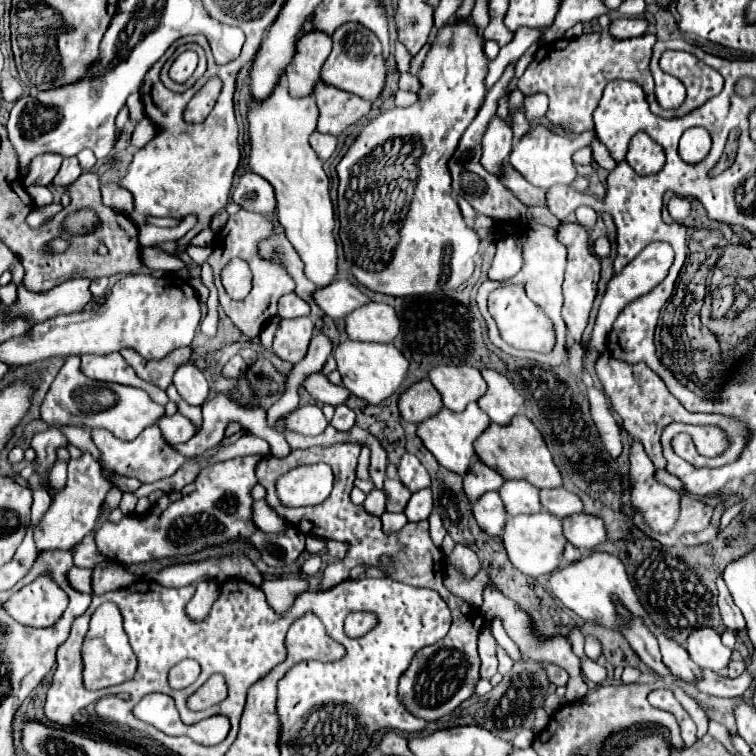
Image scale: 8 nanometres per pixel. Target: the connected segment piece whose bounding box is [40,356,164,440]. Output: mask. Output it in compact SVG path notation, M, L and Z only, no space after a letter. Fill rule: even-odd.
M70 356L66 364L60 368L40 408L40 418L48 426L82 426L84 424L84 428L88 430L104 428L120 440L134 440L144 428L152 426L162 416L164 416L164 406L152 402L144 390L122 386L122 384L104 384L84 376L80 372L80 358L76 356Z

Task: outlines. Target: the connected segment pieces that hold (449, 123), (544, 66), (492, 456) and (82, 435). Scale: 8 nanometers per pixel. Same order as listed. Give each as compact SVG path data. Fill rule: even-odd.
M468 22L448 24L438 30L434 44L418 72L422 82L420 98L410 108L392 108L370 120L360 132L348 154L338 164L338 210L340 210L340 240L344 256L352 264L352 274L368 290L390 296L418 296L438 290L450 290L464 284L474 272L474 256L478 252L480 238L466 226L458 202L452 196L448 160L456 150L456 144L486 94L484 78L488 60L482 50L482 36L476 26ZM408 180L416 180L414 194L406 216L400 222L400 202L406 202Z
M604 30L582 34L576 40L556 40L544 46L540 60L534 58L530 62L530 68L526 68L526 72L518 78L516 88L522 90L526 96L544 92L550 98L546 118L552 124L558 124L566 132L574 132L574 134L582 134L586 130L592 132L594 130L592 112L596 110L604 86L610 80L618 80L618 78L638 80L638 84L646 86L646 92L654 90L654 80L652 74L648 72L648 60L654 42L656 42L654 34L618 40Z
M516 416L508 426L490 424L490 428L474 444L478 458L488 464L492 470L500 472L506 480L526 480L536 488L560 488L562 476L556 464L552 462L550 450L538 432L538 428L526 418Z
M60 428L60 430L66 432L66 438L70 440L70 444L78 446L80 450L88 450L100 462L100 450L92 444L92 436L88 430L82 430L82 428Z

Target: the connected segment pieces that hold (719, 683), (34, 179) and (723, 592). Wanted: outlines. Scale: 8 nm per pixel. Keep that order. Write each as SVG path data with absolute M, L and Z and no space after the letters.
M702 670L702 678L692 684L698 692L706 692L712 696L724 696L724 698L734 698L740 696L752 682L752 676L744 672L738 678L728 678L722 674L716 674L712 670Z
M42 154L36 156L30 164L28 174L24 176L24 186L50 186L56 172L60 170L62 156L58 154Z
M718 576L716 580L716 586L718 586L718 608L720 608L720 614L722 614L722 620L724 624L730 628L730 630L744 630L746 624L744 624L744 616L740 612L740 608L736 608L728 588L726 588L726 582L722 580L722 576Z

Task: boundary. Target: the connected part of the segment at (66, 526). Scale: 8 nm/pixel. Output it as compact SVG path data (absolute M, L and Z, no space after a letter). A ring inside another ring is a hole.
M84 452L84 456L78 460L70 460L66 490L62 490L54 498L40 526L34 530L36 548L38 550L48 550L48 548L64 550L64 548L72 548L74 544L78 544L94 528L98 512L100 512L100 504L104 496L108 494L108 488L112 488L112 484L104 478L100 464L88 452Z

